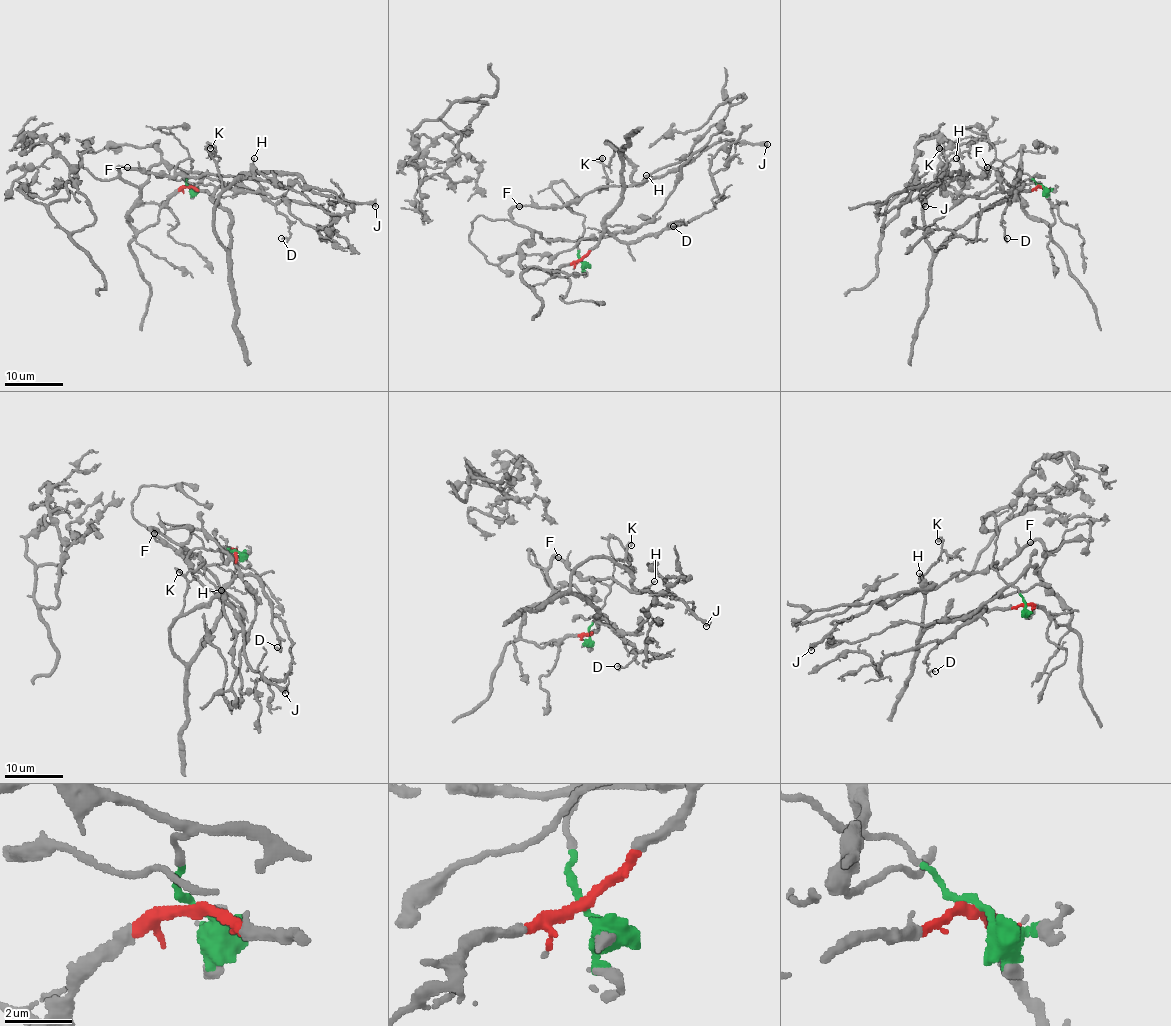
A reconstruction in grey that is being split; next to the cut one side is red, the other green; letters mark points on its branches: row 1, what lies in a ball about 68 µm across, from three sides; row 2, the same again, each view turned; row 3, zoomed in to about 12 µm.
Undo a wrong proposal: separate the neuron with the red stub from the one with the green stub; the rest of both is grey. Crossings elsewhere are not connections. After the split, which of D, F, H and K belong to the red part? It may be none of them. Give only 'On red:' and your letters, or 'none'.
On red: D, K

